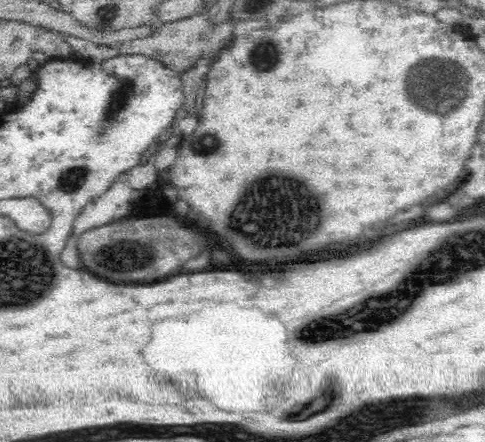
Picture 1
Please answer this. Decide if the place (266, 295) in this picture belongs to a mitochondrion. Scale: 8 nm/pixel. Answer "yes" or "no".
no

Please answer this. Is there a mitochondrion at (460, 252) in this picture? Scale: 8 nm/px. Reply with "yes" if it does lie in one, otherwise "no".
yes

